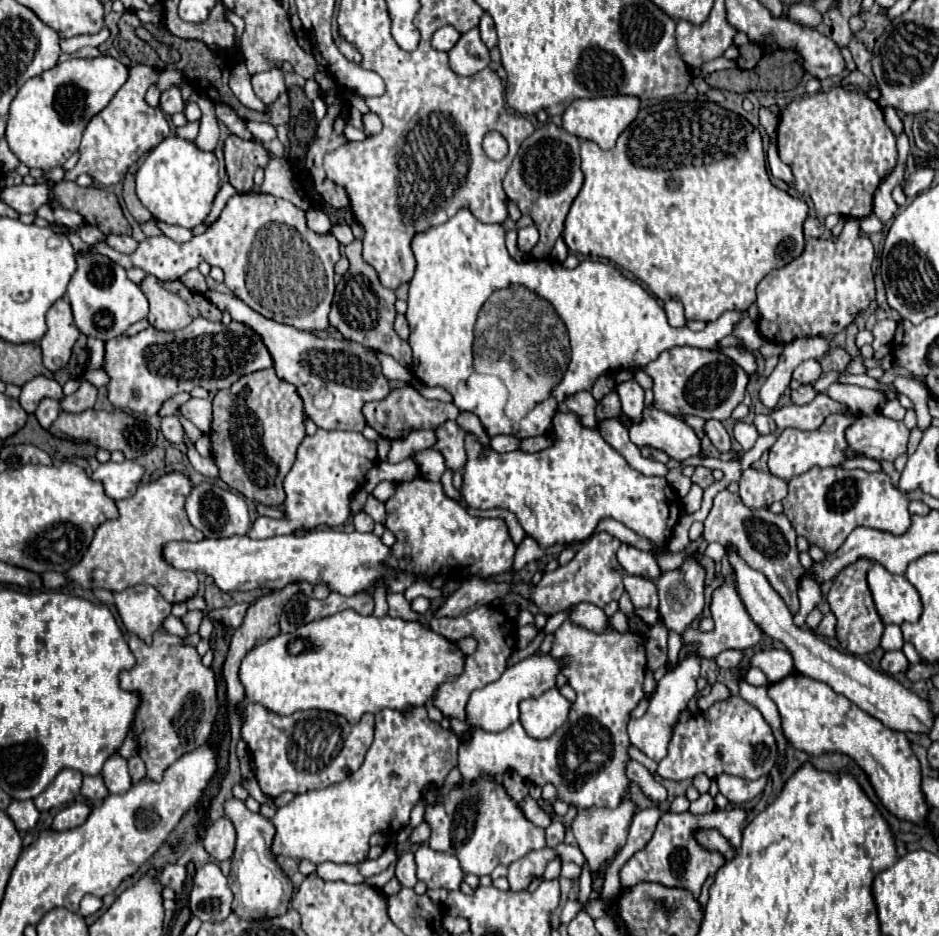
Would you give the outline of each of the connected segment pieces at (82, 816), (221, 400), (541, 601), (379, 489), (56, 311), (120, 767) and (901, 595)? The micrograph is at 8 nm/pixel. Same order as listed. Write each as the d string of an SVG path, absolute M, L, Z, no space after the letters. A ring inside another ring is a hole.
M76 801L72 805L68 805L66 809L62 809L54 821L52 821L52 829L56 831L66 831L66 829L74 829L74 827L80 827L86 819L88 819L88 813L92 811L92 807L86 803L86 801Z
M274 369L248 373L232 387L220 389L214 397L210 441L220 479L256 503L268 507L284 503L282 481L292 467L292 461L296 461L296 449L304 437L302 399L294 385L276 377Z
M596 533L592 539L582 543L582 547L576 551L574 559L568 565L562 565L552 573L544 573L542 581L536 587L518 585L516 591L524 595L524 589L532 589L532 599L536 601L540 611L548 615L566 611L574 603L582 603L582 601L594 603L598 607L606 607L610 601L618 601L620 595L624 593L624 583L622 583L624 569L616 561L616 549L620 545L622 543L616 541L616 537L612 537L610 533Z
M380 481L376 485L376 489L372 491L372 495L378 497L380 501L386 501L390 497L390 493L394 493L394 489L396 489L396 483L392 483L392 481Z
M62 297L50 307L46 315L46 325L48 331L40 341L42 359L50 371L56 371L68 363L72 347L80 335L72 317L70 301L66 297Z
M114 753L106 759L104 769L102 769L102 777L104 777L104 783L110 793L126 793L132 785L126 759L120 753Z
M874 563L868 571L868 587L884 625L918 621L922 613L922 601L914 585L904 575L894 575L880 563Z

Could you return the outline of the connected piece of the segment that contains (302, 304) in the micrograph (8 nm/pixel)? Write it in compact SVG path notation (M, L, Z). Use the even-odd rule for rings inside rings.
M266 193L234 195L226 203L220 217L210 225L210 229L204 235L196 235L188 243L176 243L176 241L160 235L160 237L144 239L130 257L118 253L116 249L112 249L106 243L96 243L90 247L90 251L100 253L100 255L108 257L110 261L114 261L126 269L138 267L146 275L154 275L160 281L178 281L184 273L188 273L190 269L194 269L202 261L206 261L208 265L220 267L224 271L226 287L236 297L240 297L250 309L258 311L260 315L264 315L272 321L284 323L284 325L292 325L292 327L302 329L302 331L328 331L328 329L332 329L330 321L328 321L328 313L330 313L334 287L336 287L334 285L334 265L340 259L338 241L332 233L312 231L306 225L306 213L302 209L298 209L290 201L278 199L274 195L266 195Z

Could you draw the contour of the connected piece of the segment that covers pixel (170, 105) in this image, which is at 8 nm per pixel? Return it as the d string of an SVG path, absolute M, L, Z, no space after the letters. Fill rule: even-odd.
M172 87L168 91L164 91L160 95L160 107L164 113L174 115L174 113L182 113L184 111L184 99L182 99L182 91L178 87Z

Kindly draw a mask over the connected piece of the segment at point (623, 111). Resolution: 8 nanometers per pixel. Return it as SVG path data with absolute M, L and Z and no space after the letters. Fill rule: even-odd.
M616 95L616 97L598 97L598 99L576 99L562 115L562 127L580 137L598 143L602 149L612 149L620 133L636 119L640 101L630 95Z

